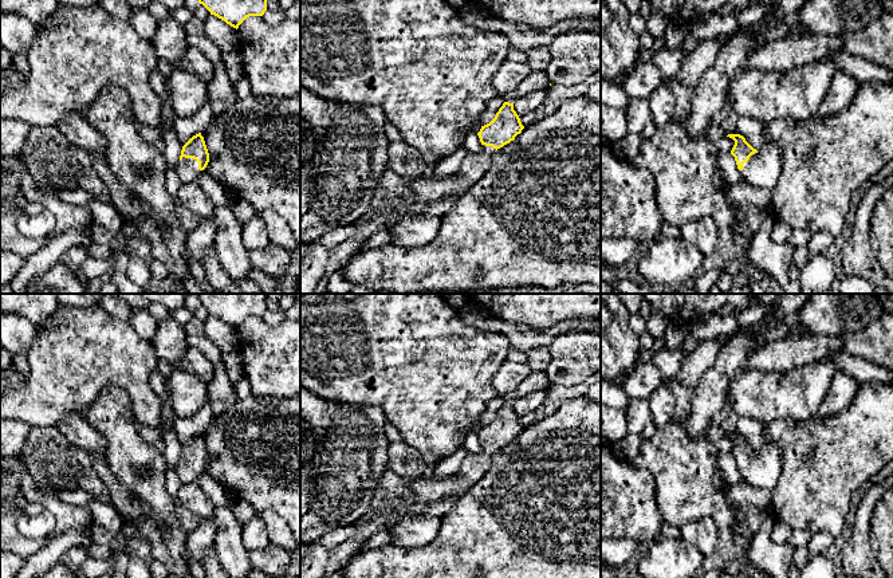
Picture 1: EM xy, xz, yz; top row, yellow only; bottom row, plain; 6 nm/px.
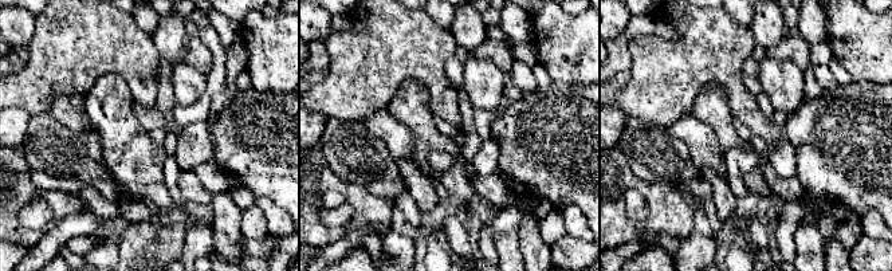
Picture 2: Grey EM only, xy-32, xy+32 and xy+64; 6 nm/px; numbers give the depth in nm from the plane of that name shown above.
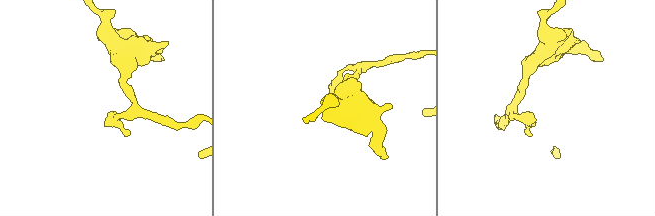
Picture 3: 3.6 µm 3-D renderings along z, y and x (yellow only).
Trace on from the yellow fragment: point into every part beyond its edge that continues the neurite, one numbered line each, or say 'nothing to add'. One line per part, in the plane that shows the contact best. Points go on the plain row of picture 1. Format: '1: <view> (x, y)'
1: xy (187, 470)

